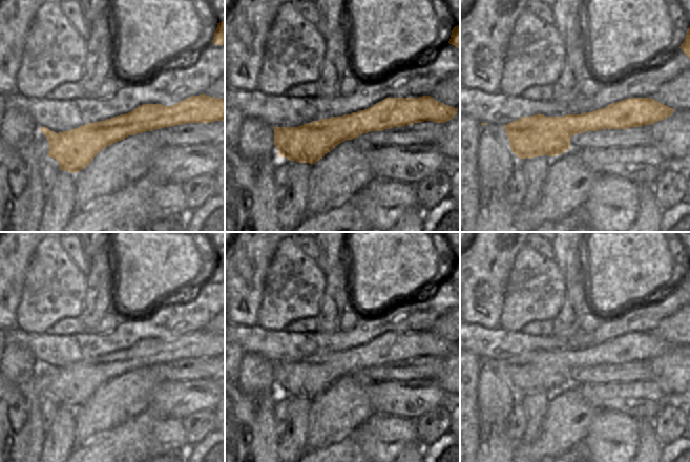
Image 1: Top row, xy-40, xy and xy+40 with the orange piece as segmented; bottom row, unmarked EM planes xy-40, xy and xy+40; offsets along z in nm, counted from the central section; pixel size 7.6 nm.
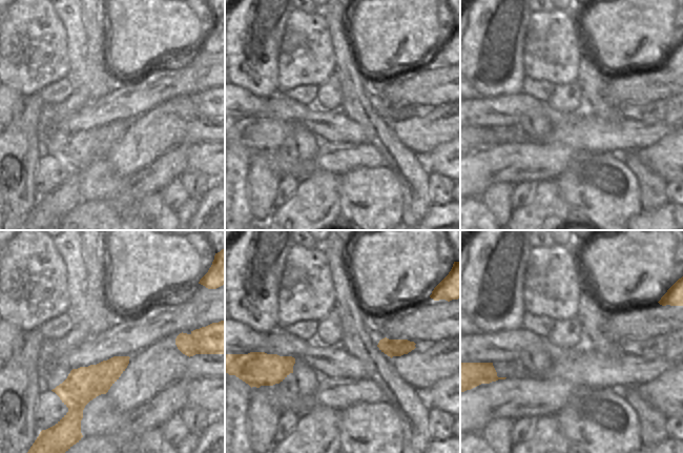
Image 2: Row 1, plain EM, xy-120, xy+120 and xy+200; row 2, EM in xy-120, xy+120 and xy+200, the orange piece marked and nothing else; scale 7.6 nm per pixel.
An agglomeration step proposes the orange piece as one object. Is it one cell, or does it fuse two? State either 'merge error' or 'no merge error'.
merge error

